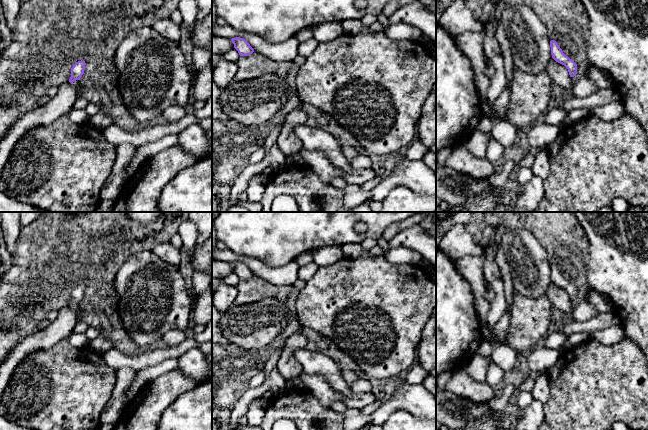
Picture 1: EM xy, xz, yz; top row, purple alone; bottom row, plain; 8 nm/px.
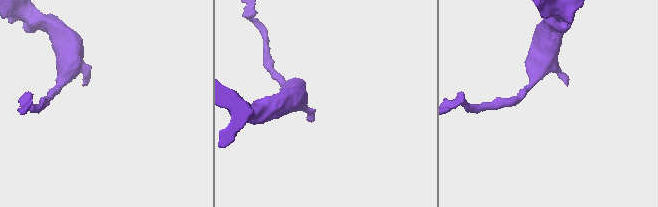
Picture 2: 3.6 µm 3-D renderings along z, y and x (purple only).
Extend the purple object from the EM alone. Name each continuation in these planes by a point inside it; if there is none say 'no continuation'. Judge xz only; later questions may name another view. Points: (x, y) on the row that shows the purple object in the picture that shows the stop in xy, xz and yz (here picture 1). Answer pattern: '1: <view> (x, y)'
no continuation

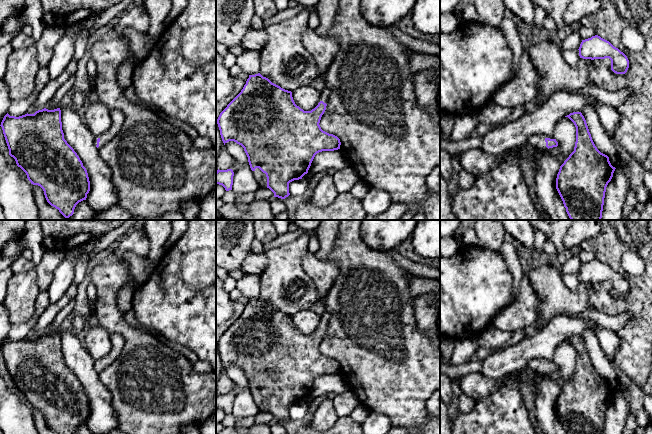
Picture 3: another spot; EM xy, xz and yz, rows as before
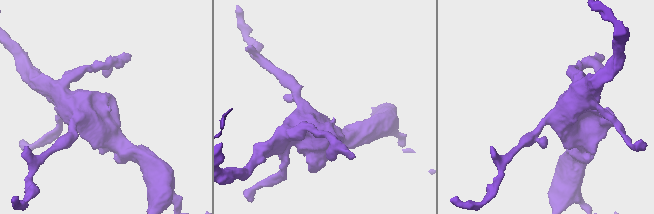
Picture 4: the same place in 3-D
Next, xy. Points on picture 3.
1: xy (117, 116)

